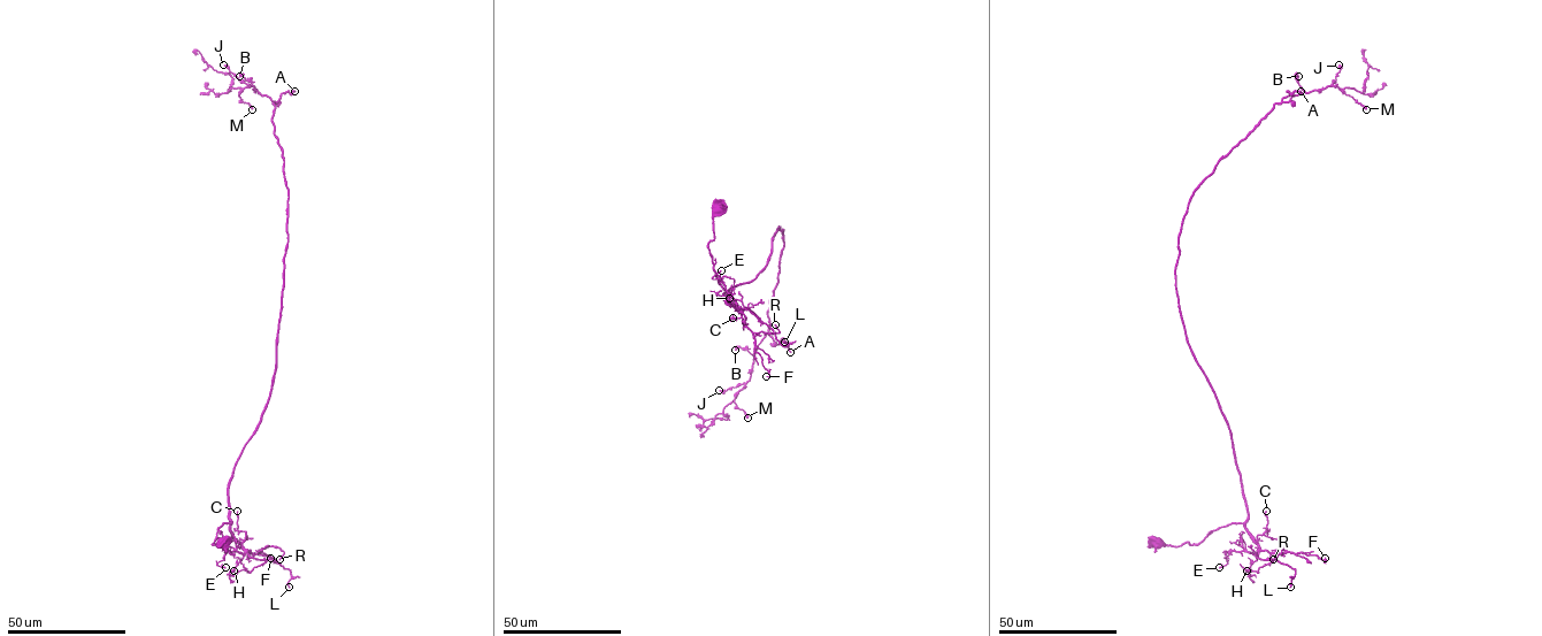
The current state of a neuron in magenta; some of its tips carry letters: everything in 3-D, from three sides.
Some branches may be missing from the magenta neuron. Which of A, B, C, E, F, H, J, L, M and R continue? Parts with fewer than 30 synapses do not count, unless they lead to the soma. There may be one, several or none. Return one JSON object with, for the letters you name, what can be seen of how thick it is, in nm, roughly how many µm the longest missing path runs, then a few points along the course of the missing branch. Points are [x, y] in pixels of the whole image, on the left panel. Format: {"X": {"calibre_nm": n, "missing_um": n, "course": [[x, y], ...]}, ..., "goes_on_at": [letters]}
{"A": {"calibre_nm": 280, "missing_um": 90, "course": [[294, 91], [320, 85], [321, 97], [330, 92], [343, 78], [332, 64], [360, 62], [360, 54], [350, 52]]}, "goes_on_at": ["A"]}

